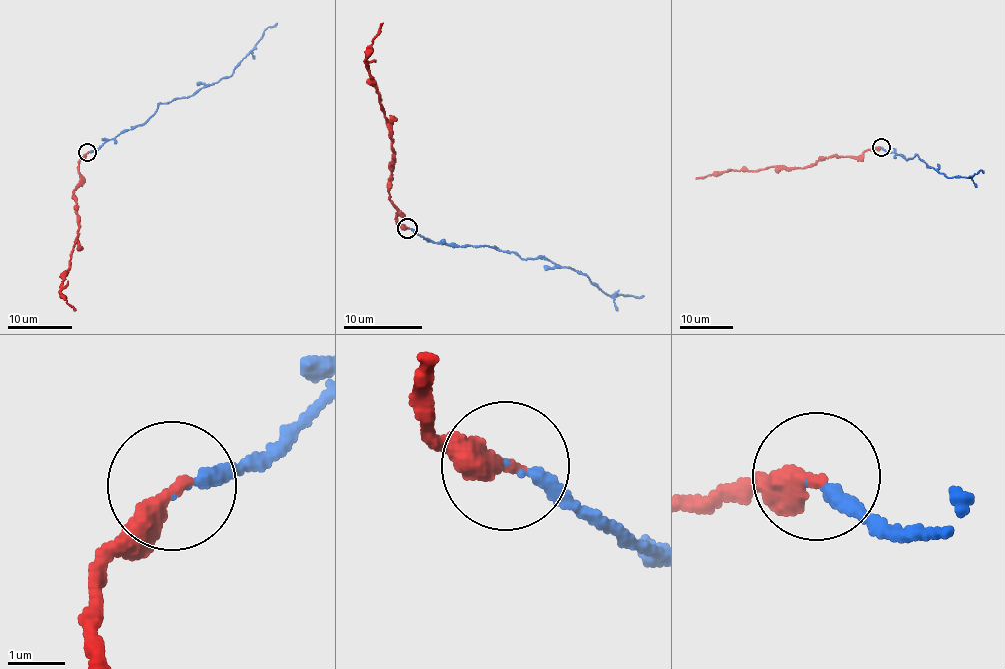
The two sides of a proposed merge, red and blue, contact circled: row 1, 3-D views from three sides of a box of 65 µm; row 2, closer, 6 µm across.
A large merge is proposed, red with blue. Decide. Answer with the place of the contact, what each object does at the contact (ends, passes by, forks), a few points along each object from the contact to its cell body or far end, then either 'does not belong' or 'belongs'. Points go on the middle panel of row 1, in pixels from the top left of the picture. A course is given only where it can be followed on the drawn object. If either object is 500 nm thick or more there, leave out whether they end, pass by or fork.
at (407, 228); red ends there; blue ends there; red runs (408, 227), (396, 224), (389, 198), (390, 124), (366, 58), (366, 48), (383, 23); blue runs (408, 228), (435, 242), (487, 244), (522, 258), (575, 268), (609, 295), (643, 296); belongs

